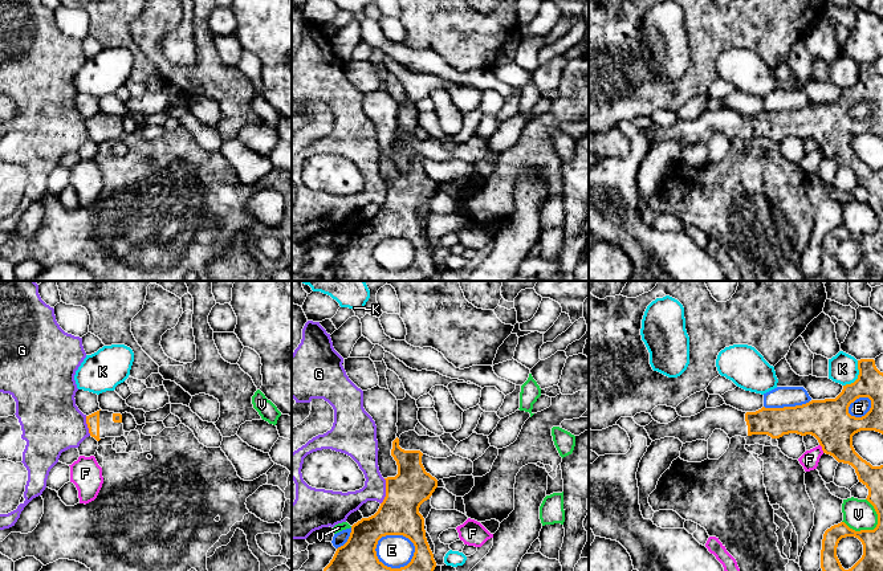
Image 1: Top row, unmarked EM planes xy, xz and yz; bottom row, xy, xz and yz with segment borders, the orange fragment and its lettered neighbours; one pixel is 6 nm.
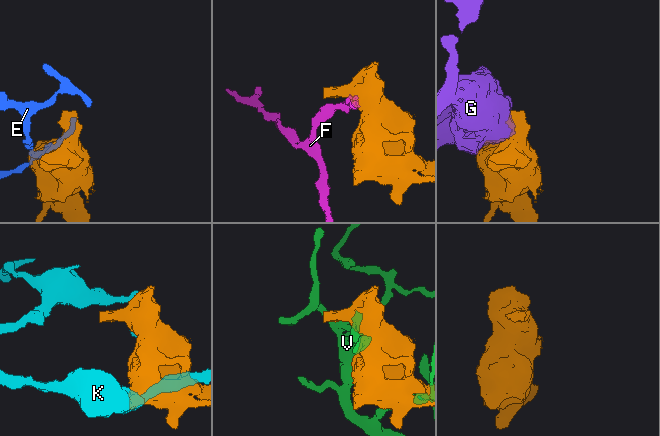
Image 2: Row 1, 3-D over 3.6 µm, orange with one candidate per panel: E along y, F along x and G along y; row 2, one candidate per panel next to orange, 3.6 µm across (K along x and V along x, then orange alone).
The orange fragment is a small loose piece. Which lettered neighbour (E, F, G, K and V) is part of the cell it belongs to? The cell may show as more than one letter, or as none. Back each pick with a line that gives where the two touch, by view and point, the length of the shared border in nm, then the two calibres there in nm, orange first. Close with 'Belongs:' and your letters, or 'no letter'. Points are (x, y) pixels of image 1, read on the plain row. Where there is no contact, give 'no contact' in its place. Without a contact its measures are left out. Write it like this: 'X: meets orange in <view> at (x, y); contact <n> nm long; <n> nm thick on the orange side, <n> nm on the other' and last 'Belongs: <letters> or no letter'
Belongs: no letter

